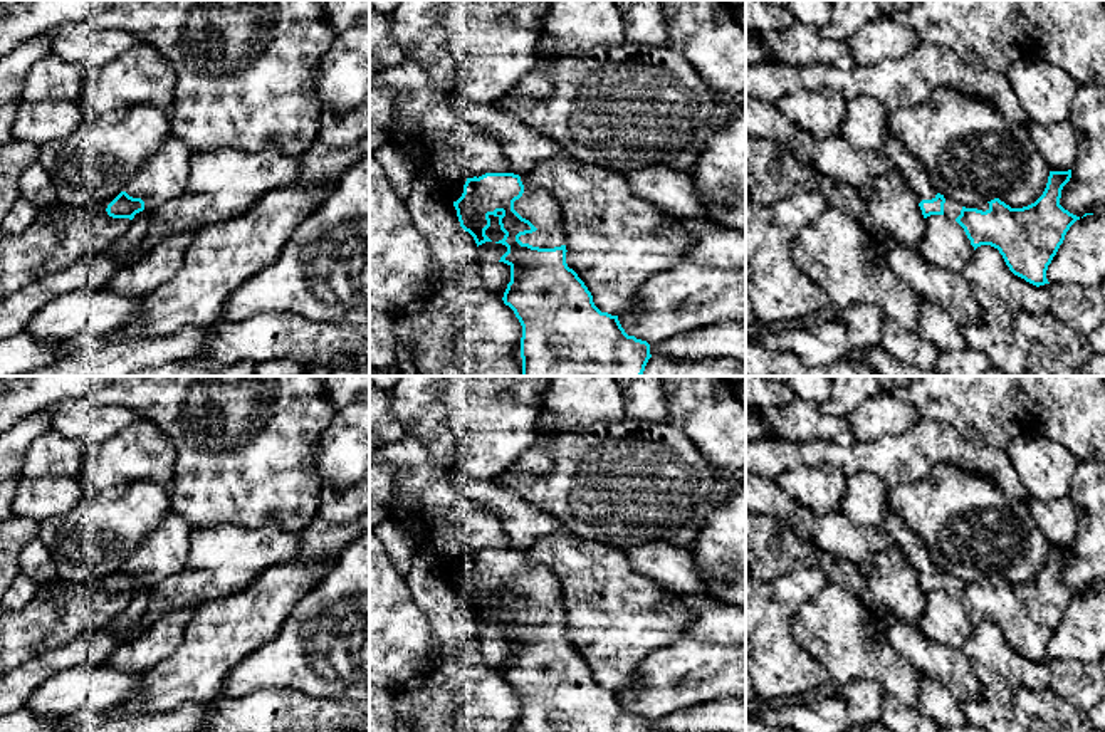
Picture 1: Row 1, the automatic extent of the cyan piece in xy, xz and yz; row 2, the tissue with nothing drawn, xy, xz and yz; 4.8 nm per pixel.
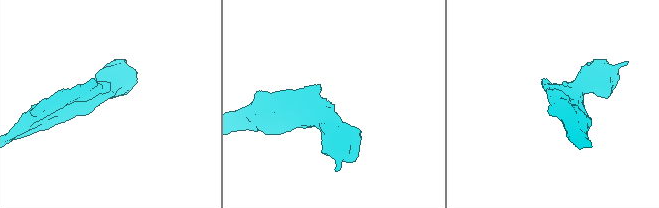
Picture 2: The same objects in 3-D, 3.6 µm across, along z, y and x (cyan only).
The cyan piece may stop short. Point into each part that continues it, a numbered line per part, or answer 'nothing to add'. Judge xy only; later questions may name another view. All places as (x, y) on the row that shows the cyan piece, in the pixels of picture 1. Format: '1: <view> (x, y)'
1: xy (163, 177)

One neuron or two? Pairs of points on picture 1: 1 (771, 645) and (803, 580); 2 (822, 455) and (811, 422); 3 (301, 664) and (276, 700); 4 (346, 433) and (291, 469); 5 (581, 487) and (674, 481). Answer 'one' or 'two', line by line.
1: one
2: two
3: two
4: two
5: one

